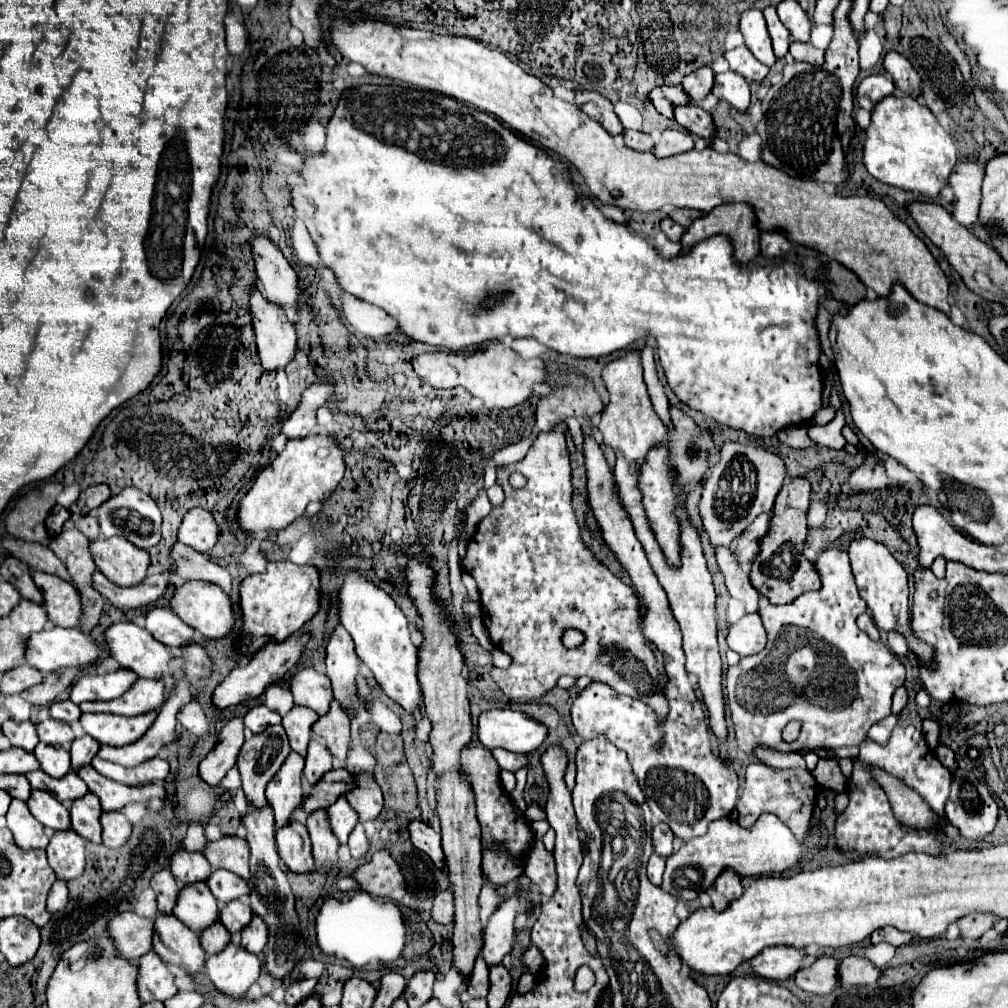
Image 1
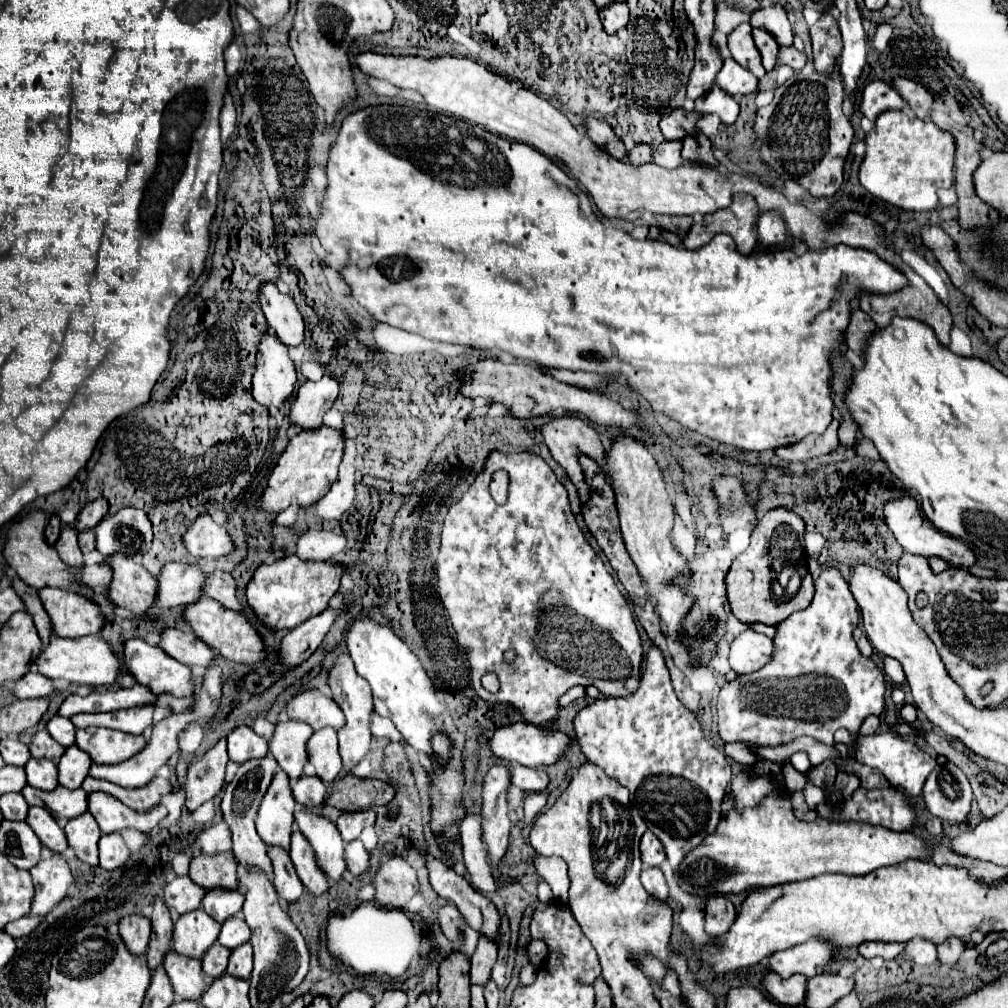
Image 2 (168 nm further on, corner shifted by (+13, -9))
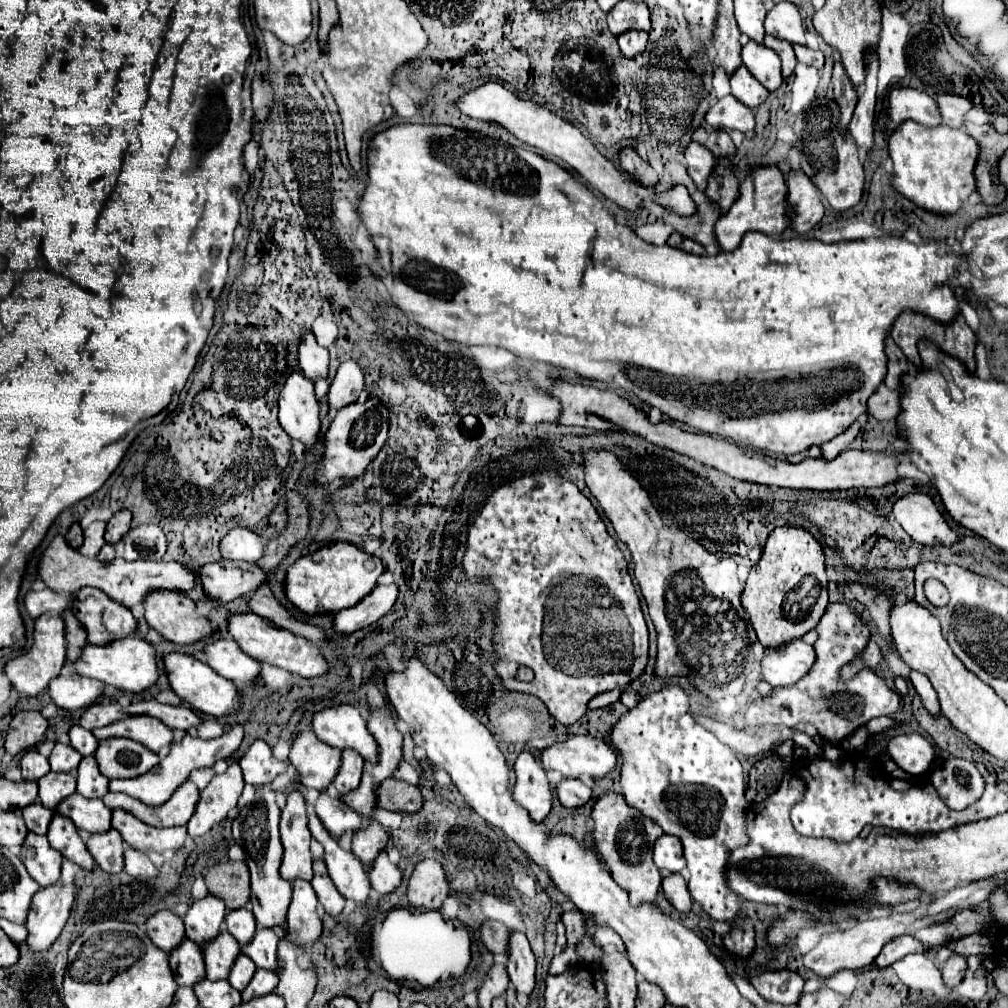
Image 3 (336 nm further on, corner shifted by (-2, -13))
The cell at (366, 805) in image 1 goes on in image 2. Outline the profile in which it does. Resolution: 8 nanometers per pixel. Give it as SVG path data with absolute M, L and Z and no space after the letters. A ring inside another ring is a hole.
M370 807L366 811L346 811L346 813L340 813L336 825L340 829L342 839L348 843L348 841L358 839L360 831L364 827L374 825L374 819L376 819L376 811L374 811L374 807Z

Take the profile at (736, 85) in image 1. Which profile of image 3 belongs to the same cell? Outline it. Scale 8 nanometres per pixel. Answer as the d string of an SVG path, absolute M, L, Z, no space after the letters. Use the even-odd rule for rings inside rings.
M727 95L721 101L717 101L717 105L707 111L705 121L713 129L725 129L725 131L749 133L755 129L755 117L751 109L739 103L733 95Z

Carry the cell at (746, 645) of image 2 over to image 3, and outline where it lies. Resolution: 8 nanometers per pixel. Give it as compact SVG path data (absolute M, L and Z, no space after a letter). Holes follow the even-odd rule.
M801 639L783 645L781 649L765 649L763 659L763 677L773 687L785 687L793 685L815 663L815 649L813 645L803 643Z

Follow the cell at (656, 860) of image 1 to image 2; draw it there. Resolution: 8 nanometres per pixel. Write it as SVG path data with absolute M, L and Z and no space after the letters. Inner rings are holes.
M644 867L642 875L640 875L640 881L644 885L644 889L654 895L656 899L666 899L668 897L668 885L666 885L666 879L660 871L660 867Z

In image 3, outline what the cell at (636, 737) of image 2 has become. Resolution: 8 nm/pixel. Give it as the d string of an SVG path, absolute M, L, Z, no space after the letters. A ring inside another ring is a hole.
M667 683L661 691L647 695L635 709L629 709L629 713L613 727L611 739L623 759L621 787L627 805L639 809L643 817L651 819L665 833L681 839L689 871L687 885L693 901L699 903L711 919L735 923L741 913L741 897L727 887L727 859L735 847L743 847L743 843L747 843L747 785L743 767L735 753L693 719L687 695L677 683Z

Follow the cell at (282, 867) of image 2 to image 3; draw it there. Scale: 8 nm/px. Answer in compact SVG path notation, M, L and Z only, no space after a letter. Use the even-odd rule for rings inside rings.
M295 879L293 881L293 899L287 911L287 939L293 945L309 947L323 933L321 917L317 911L315 891L309 881Z

